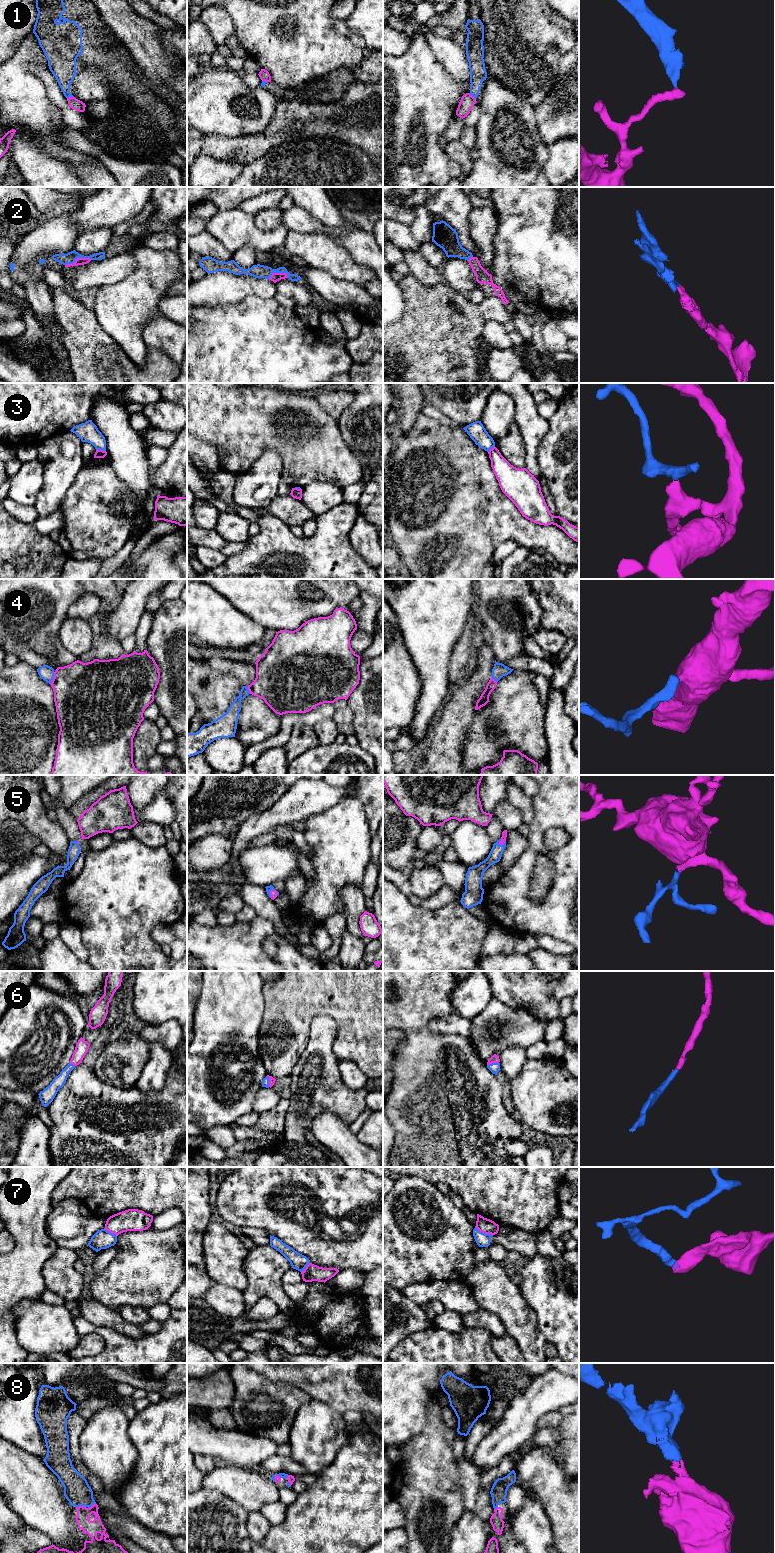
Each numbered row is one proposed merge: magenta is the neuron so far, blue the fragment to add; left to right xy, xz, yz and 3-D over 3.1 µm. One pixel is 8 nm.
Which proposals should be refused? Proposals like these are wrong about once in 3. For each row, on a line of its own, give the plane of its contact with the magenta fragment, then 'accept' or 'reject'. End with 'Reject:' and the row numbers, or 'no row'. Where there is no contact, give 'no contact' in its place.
1: contact in xy; reject
2: contact in xy; accept
3: contact in xy; reject
4: contact in xy; accept
5: contact in yz; accept
6: contact in xz; accept
7: contact in yz; reject
8: contact in xy; accept
Reject: 1, 3, 7

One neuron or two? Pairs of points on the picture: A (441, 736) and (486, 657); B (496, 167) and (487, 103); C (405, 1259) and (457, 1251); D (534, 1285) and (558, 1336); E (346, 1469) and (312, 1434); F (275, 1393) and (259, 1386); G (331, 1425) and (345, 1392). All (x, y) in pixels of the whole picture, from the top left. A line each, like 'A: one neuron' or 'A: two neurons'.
A: one neuron
B: one neuron
C: one neuron
D: one neuron
E: two neurons
F: one neuron
G: two neurons

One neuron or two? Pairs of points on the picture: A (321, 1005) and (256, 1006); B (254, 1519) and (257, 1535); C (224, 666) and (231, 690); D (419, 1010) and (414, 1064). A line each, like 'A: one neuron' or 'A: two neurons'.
A: two neurons
B: one neuron
C: two neurons
D: one neuron

